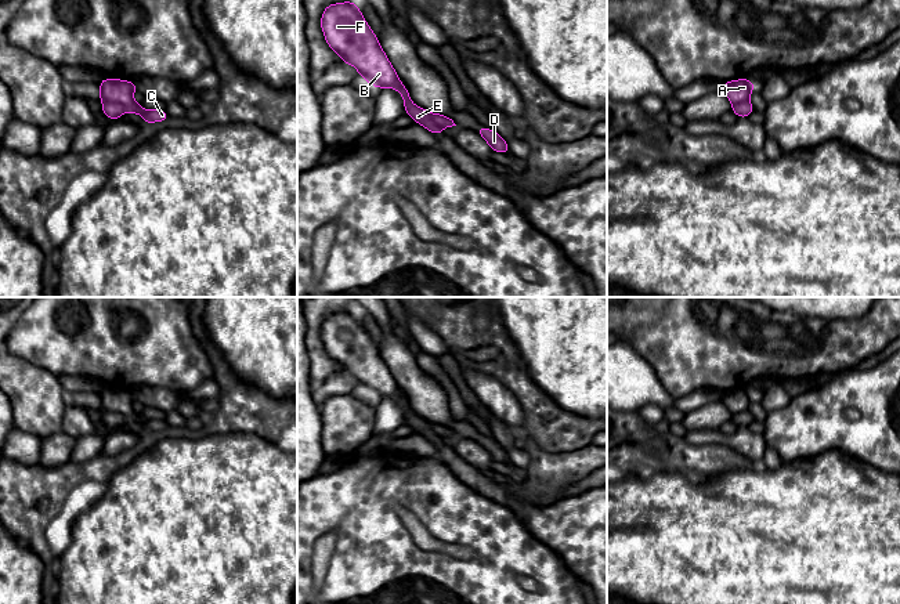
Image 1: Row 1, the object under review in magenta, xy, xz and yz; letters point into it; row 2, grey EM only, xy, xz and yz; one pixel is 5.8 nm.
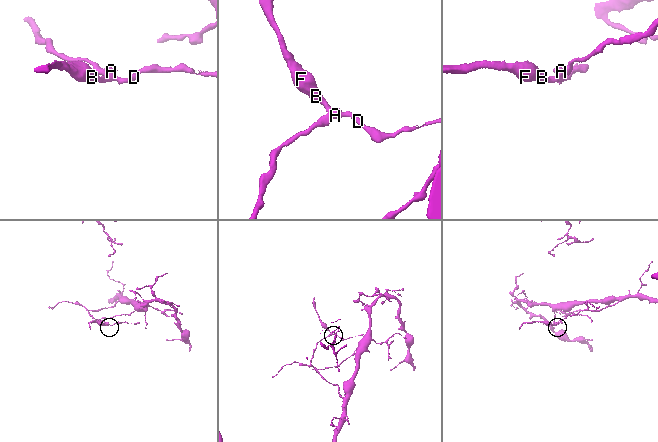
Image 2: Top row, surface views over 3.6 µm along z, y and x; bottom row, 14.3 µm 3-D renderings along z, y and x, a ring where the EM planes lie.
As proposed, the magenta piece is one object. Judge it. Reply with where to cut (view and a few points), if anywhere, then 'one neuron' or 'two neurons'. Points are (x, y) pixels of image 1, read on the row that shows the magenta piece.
cut in xy along (102, 101), (118, 101), (126, 111); two neurons

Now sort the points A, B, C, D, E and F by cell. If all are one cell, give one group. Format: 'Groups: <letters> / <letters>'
Groups: A C D / B E F

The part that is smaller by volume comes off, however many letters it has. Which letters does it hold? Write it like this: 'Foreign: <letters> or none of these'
Foreign: B, E, F

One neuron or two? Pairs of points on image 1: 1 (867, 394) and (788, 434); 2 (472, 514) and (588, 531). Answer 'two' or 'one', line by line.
1: one
2: two

